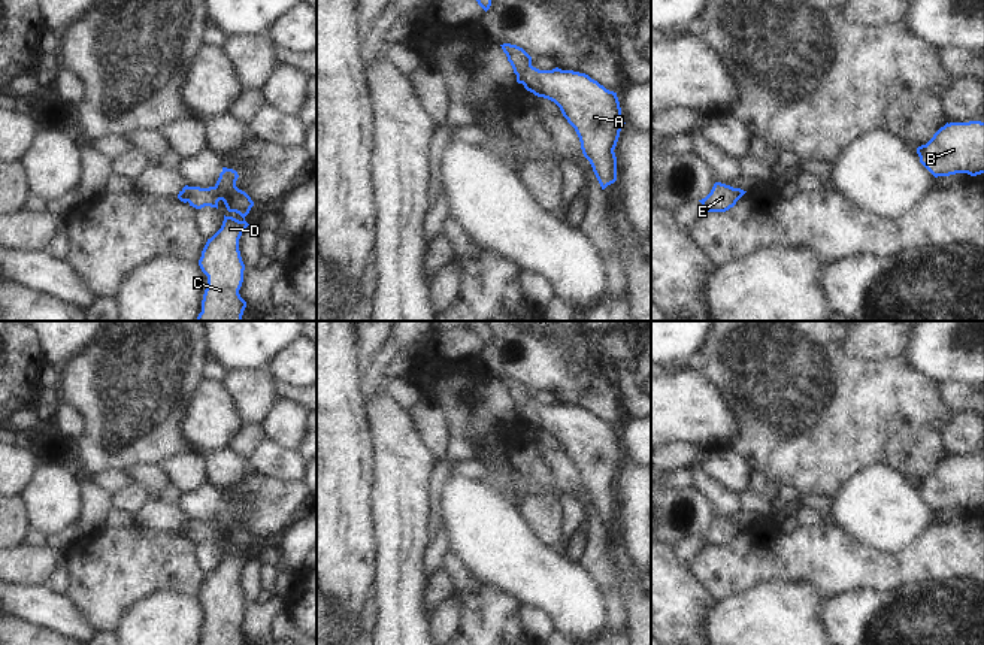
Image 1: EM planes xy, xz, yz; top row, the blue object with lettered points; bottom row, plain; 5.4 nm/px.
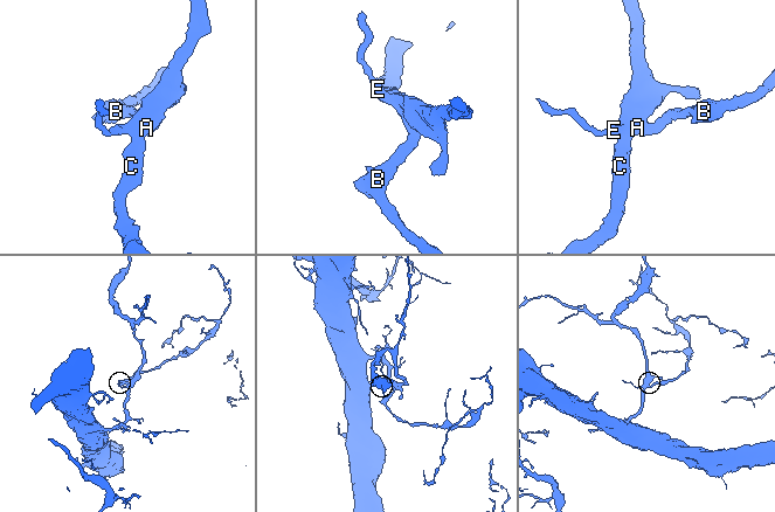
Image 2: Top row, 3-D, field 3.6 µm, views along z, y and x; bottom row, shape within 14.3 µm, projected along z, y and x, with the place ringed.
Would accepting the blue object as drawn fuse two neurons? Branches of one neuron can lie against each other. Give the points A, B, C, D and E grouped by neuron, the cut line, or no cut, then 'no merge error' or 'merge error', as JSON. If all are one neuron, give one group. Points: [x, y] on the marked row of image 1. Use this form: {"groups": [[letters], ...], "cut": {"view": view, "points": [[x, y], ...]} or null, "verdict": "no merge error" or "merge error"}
{"groups": [["A", "B", "C", "D", "E"]], "cut": null, "verdict": "no merge error"}

